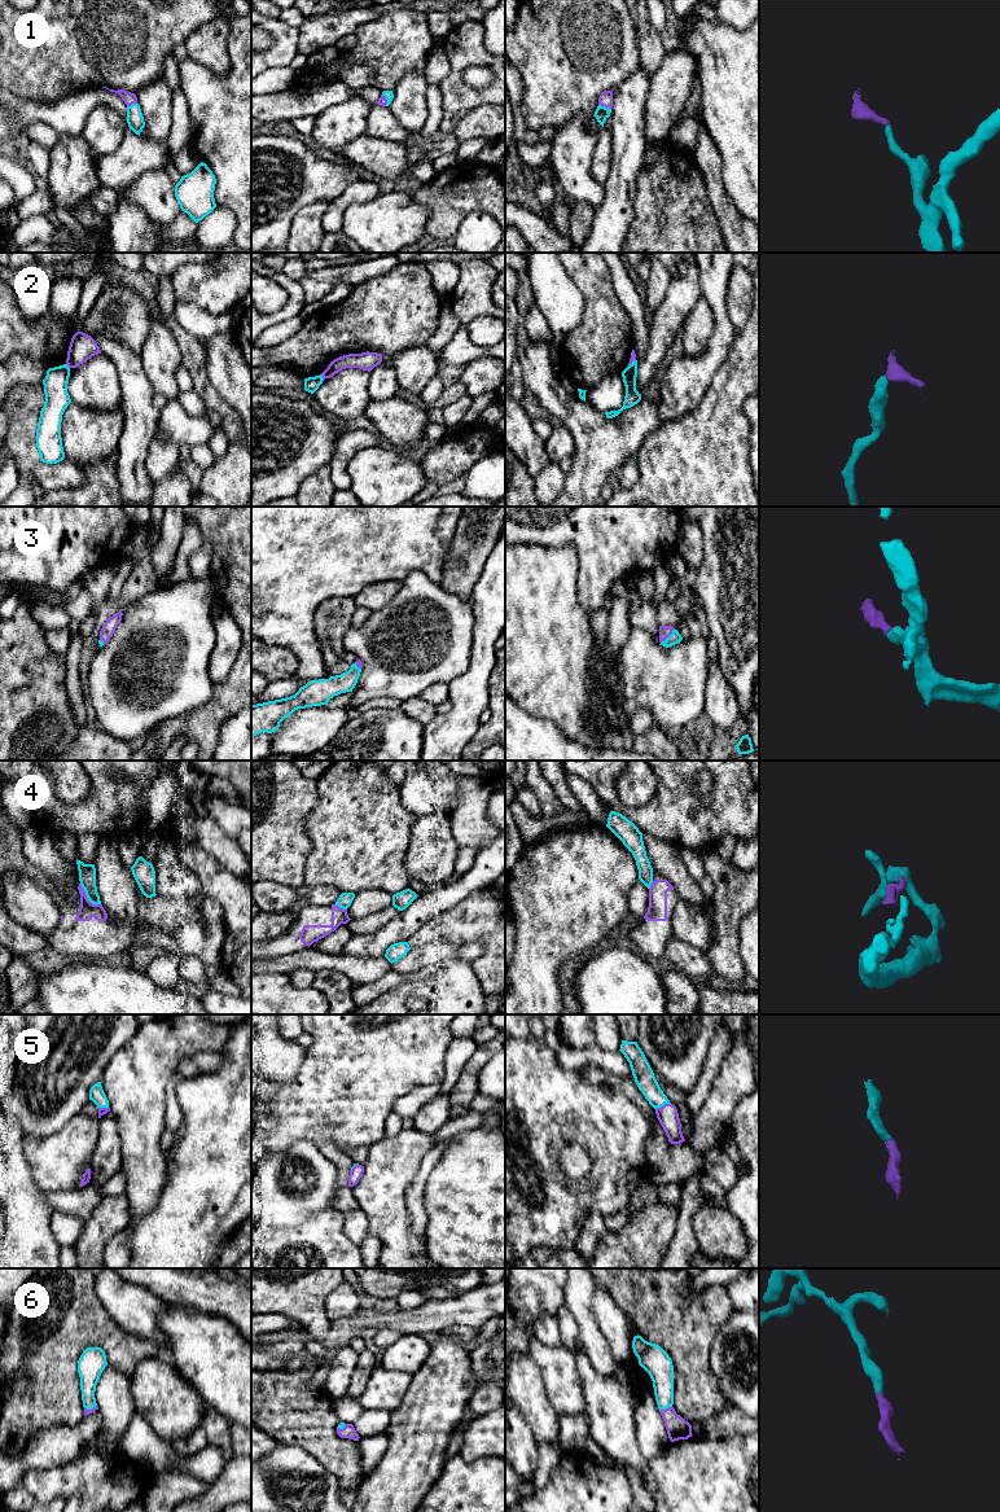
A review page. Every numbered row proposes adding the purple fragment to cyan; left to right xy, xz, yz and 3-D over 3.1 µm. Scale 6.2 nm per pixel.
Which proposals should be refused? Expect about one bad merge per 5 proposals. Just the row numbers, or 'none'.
2, 4

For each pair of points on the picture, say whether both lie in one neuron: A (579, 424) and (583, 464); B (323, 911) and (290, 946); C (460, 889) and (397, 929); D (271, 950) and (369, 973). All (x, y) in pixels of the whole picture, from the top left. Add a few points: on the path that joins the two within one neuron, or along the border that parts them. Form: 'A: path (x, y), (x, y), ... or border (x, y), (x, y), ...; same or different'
A: path (583, 434), (583, 454); same
B: path (314, 920), (298, 937); same
C: path (444, 897), (428, 904), (412, 919); same
D: border (308, 947), (264, 960); different

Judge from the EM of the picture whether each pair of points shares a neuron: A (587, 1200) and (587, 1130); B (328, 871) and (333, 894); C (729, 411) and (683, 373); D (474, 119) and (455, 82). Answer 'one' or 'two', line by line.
A: one
B: two
C: two
D: two

